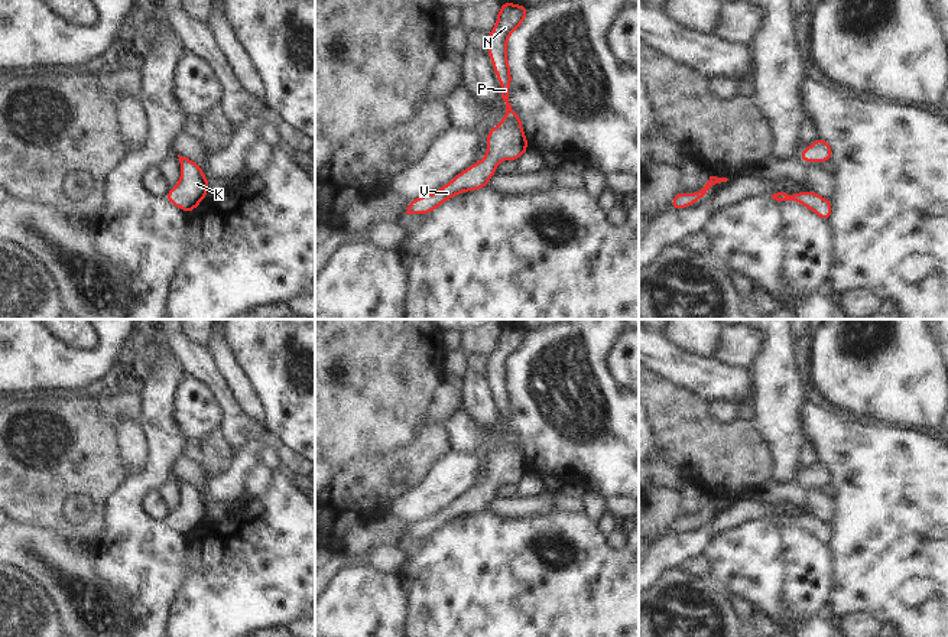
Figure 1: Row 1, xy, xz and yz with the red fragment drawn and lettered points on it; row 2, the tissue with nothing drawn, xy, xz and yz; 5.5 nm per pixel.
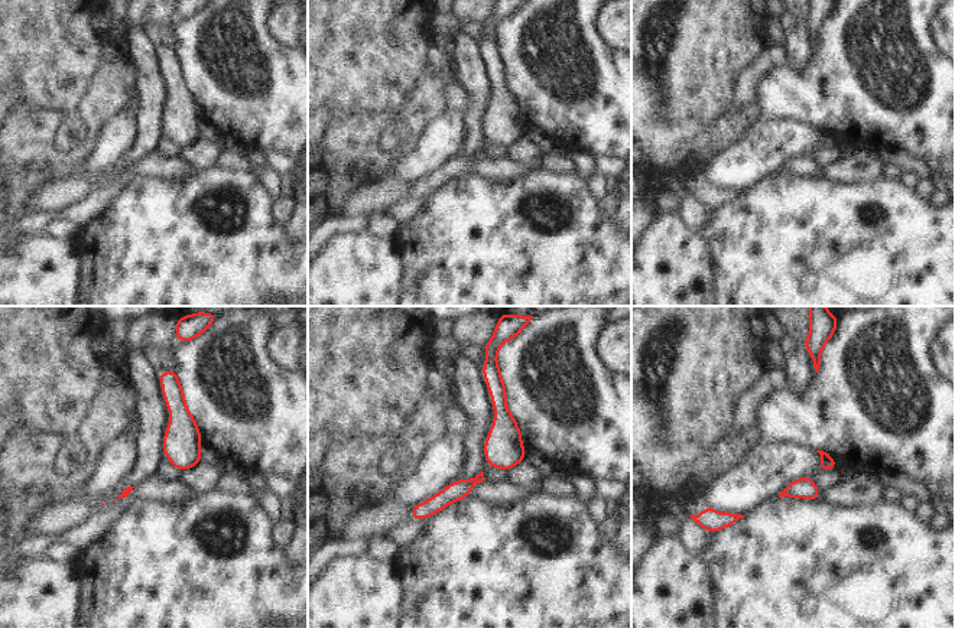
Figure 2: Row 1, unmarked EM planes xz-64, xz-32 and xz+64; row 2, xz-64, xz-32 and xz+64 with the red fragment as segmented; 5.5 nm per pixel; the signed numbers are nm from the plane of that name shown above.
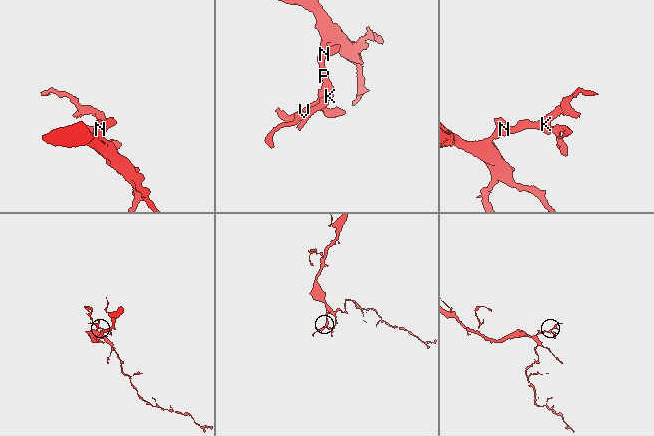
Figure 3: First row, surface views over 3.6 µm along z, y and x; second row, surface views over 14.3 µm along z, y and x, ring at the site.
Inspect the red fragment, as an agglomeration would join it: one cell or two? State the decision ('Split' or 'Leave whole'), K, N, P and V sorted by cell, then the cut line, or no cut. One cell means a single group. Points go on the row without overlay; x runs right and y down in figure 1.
Leave whole. Groups: K N P V. No split.

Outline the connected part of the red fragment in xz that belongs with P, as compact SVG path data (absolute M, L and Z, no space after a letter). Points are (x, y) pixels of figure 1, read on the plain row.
M503 325L501 332L497 337L496 350L487 357L487 376L501 409L501 422L506 426L506 438L500 448L494 452L488 452L486 465L487 477L484 482L464 493L434 517L410 523L405 537L428 539L458 517L486 511L496 497L500 484L516 485L526 474L529 474L520 439L513 435L509 426L512 399L507 386L507 363L523 347L527 335L529 329L517 329L514 326Z

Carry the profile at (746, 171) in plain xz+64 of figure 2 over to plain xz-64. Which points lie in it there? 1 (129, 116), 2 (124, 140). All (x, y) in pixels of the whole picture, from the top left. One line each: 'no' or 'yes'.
1: yes
2: yes

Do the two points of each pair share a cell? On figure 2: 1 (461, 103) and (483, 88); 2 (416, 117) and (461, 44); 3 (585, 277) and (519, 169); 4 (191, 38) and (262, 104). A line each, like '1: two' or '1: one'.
1: two
2: two
3: two
4: one

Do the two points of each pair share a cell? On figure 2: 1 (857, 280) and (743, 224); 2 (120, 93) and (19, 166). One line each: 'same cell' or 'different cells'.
1: same cell
2: same cell

